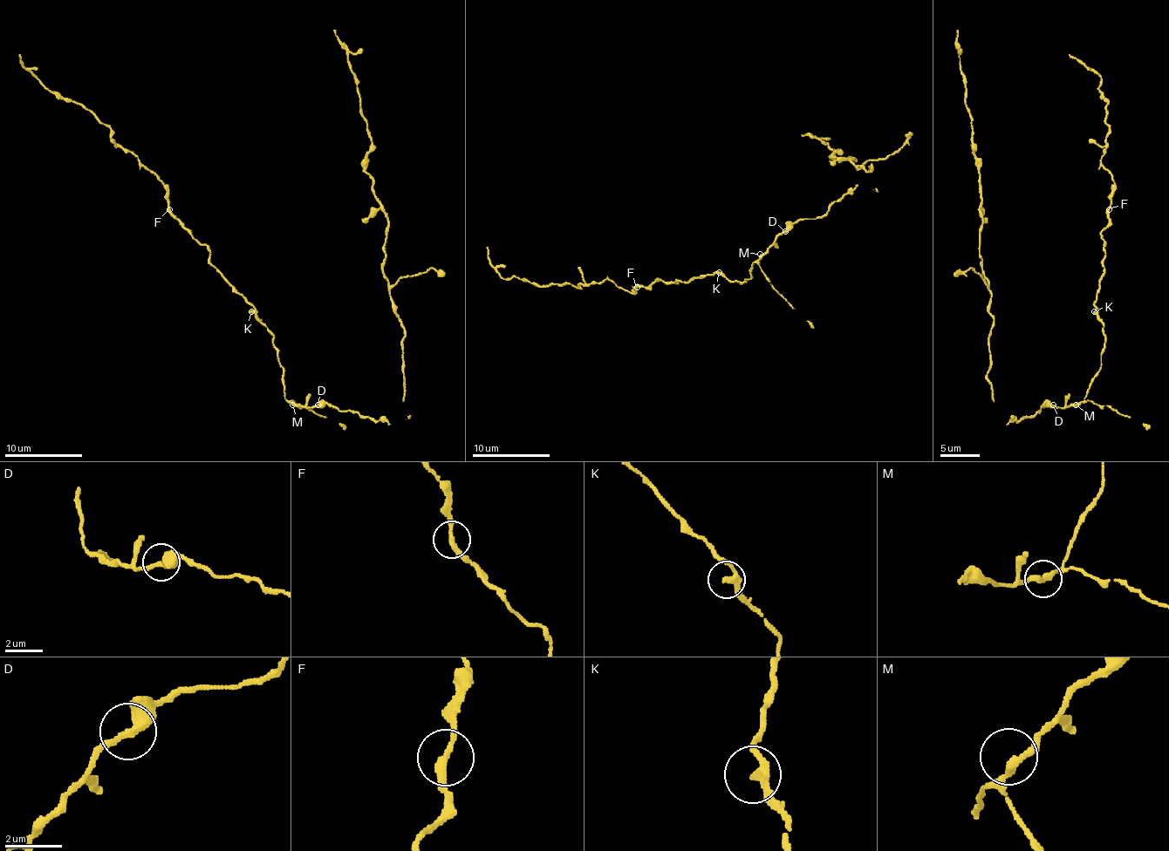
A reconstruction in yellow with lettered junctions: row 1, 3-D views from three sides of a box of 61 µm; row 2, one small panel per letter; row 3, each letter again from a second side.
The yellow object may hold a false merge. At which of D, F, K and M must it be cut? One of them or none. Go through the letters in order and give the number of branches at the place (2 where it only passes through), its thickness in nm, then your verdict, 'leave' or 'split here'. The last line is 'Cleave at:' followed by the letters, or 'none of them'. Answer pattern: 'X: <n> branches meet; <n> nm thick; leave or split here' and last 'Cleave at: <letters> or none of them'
D: 2 branches meet; 360 nm thick; leave
F: 2 branches meet; 260 nm thick; leave
K: 2 branches meet; 260 nm thick; leave
M: 2 branches meet; 280 nm thick; leave
Cleave at: none of them

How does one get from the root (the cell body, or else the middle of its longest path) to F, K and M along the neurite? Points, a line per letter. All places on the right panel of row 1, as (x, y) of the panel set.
F: (1053, 407), (1078, 405), (1101, 366), (1105, 335), (1094, 302), (1104, 273), (1101, 232), (1109, 222), (1109, 208)
K: (1053, 407), (1078, 405), (1086, 398), (1091, 377), (1101, 366), (1105, 335), (1104, 321), (1094, 311)
M: (1053, 407), (1076, 405)

